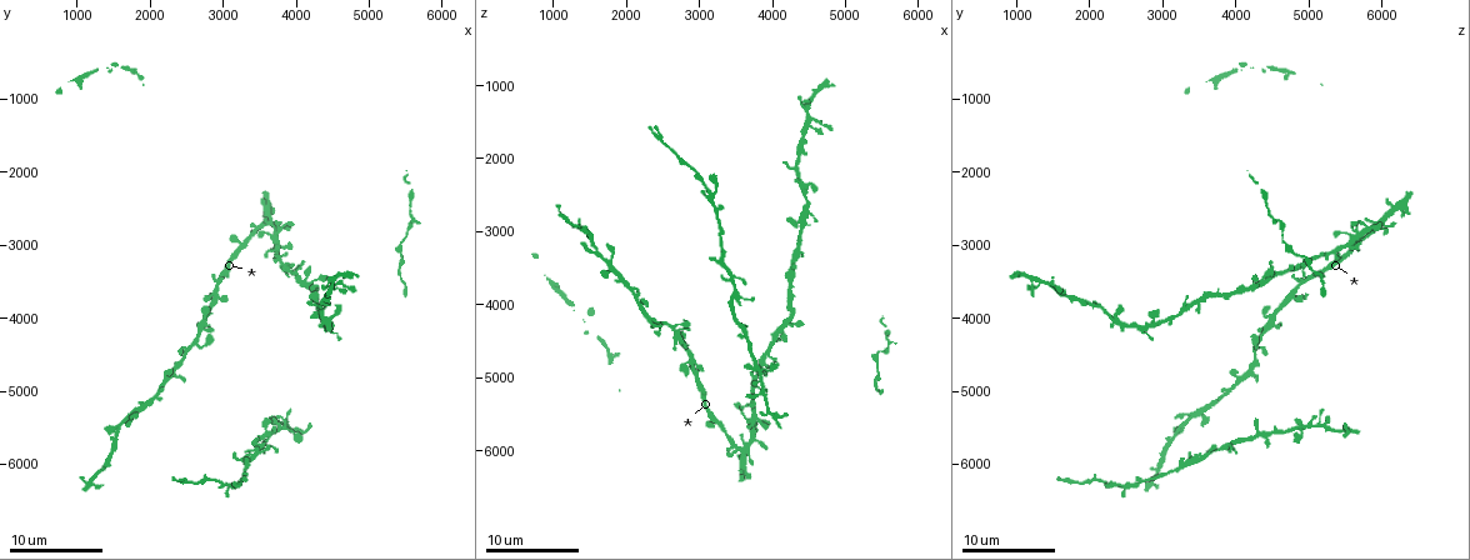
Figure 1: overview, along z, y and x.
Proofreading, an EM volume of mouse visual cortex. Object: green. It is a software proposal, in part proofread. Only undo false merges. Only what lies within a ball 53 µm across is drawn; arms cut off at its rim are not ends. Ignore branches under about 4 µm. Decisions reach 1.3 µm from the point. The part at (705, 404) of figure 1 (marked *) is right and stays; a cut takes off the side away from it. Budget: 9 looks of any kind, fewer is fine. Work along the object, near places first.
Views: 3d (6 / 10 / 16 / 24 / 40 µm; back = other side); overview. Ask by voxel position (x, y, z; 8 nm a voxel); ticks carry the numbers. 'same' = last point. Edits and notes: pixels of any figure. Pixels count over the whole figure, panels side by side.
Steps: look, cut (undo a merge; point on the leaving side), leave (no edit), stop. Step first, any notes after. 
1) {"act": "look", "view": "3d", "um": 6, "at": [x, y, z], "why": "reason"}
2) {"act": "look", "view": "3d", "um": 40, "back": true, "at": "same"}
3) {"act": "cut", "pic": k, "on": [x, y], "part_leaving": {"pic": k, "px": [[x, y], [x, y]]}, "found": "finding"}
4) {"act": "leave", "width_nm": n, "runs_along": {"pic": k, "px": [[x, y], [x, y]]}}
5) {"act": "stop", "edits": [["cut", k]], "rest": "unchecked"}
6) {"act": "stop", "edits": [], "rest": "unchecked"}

{"act": "look", "view": "3d", "um": 10, "at": [3450, 5850, 3600], "why": "four-way junction"}

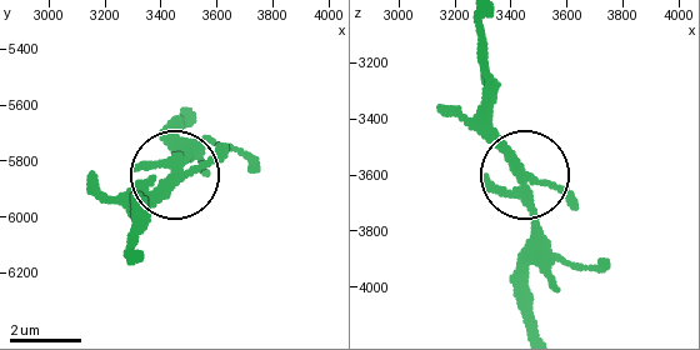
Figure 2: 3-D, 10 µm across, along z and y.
{"act": "leave", "arms": 4, "found": "all the same cell"}

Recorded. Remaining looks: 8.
{"act": "look", "view": "3d", "um": 10, "at": [3600, 5650, 4350], "why": "looks like a crossing"}

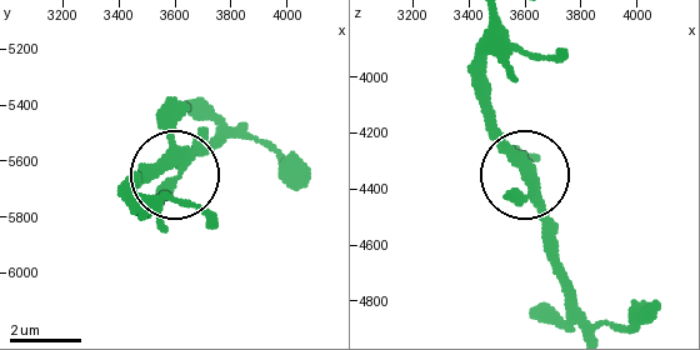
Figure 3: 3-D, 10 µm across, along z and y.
{"act": "look", "view": "3d", "um": 10, "back": true, "at": [3580, 5600, 4320]}

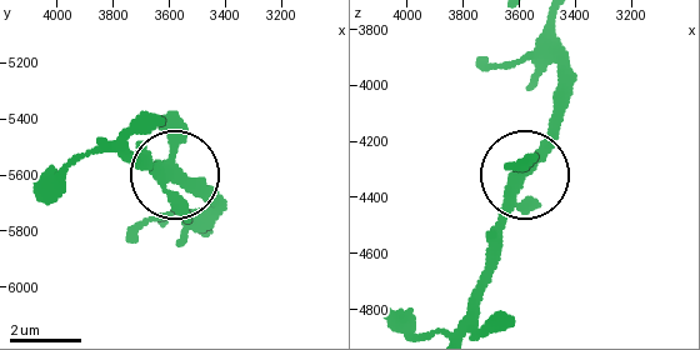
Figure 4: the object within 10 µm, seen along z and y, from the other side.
{"act": "leave", "width_nm": 320, "found": "all the same cell"}

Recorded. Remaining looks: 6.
{"act": "look", "view": "3d", "um": 10, "at": [2300, 4800, 4200], "why": "arms part here"}

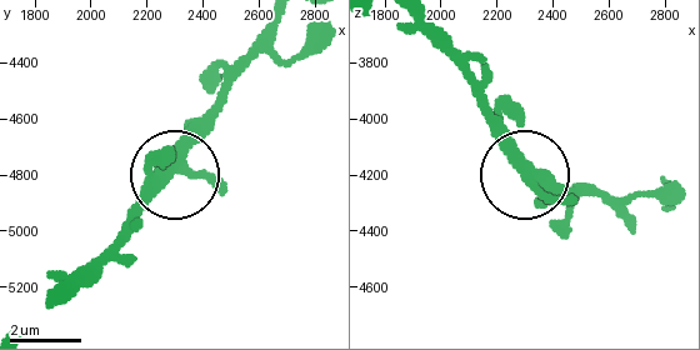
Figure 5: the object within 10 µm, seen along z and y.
{"act": "leave", "arms": 3, "runs_along": {"pic": 5, "px": [[271, 28], [128, 231]]}, "found": "all the same cell"}

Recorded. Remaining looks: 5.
{"act": "look", "view": "3d", "um": 16, "at": [4250, 3500, 4300], "why": "arms part here"}

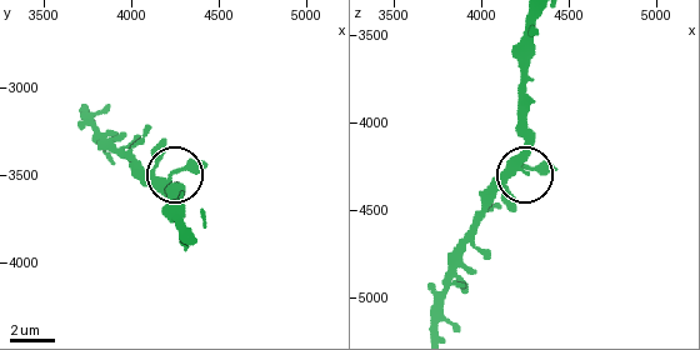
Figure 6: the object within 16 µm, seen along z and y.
{"act": "look", "view": "3d", "um": 16, "back": true, "at": [4220, 3520, 4240], "why": "other side"}

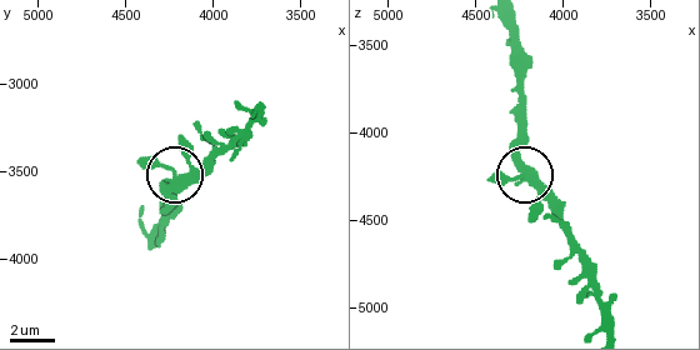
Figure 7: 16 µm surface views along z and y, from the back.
{"act": "leave", "arms": 3, "found": "one cell here"}

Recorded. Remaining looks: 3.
{"act": "stop", "edits": [], "rest": "unchecked"}

